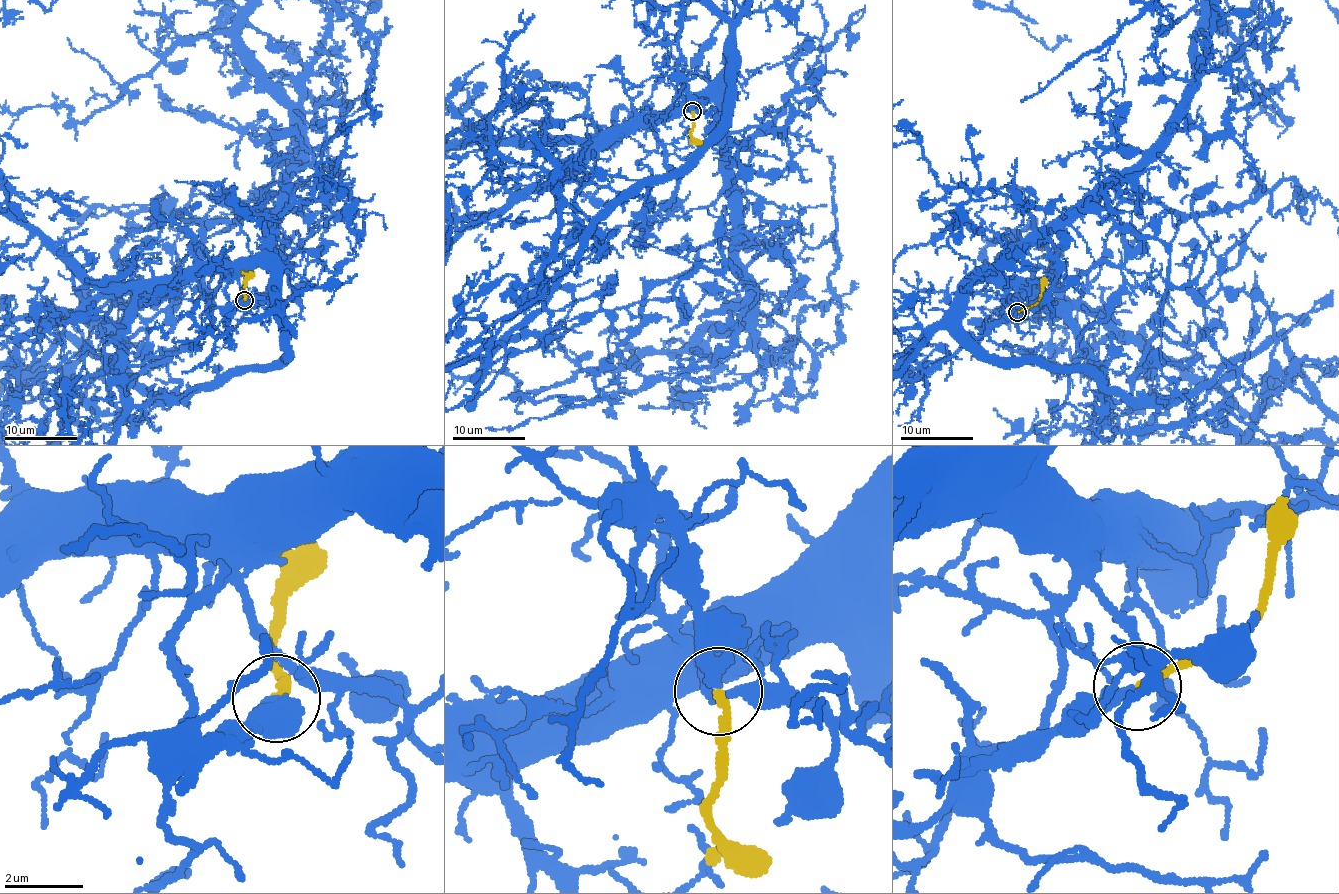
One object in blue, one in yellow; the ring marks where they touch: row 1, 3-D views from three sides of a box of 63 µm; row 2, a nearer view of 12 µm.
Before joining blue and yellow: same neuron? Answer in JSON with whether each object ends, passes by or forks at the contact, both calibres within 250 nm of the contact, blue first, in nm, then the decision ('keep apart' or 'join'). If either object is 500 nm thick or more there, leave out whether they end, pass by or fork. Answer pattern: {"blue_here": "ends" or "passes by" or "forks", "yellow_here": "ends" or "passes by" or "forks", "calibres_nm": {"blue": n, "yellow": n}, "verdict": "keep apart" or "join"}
{"blue_here": "ends", "yellow_here": "ends", "calibres_nm": {"blue": 320, "yellow": 180}, "verdict": "join"}

